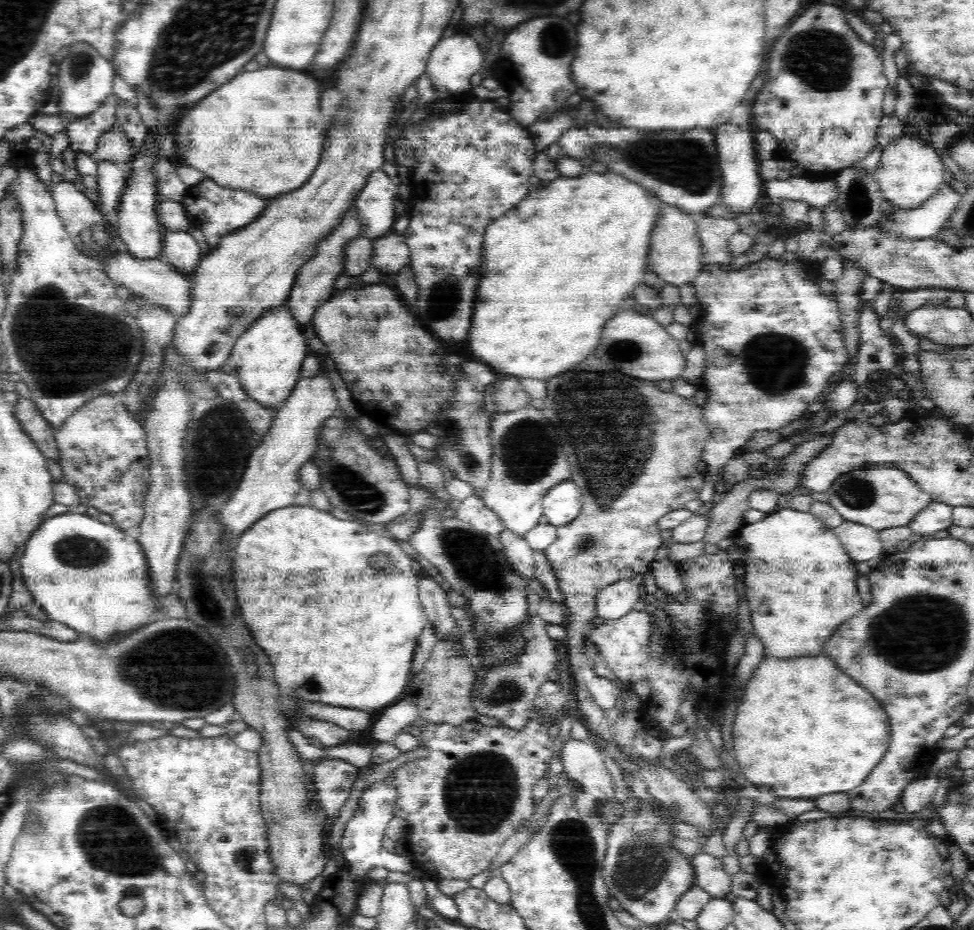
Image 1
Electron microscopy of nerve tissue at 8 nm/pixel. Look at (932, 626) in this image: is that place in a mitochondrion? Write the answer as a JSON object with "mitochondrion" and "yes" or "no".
{"mitochondrion":"yes"}

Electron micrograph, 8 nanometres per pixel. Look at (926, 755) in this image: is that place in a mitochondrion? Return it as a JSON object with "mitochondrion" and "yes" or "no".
{"mitochondrion":"no"}

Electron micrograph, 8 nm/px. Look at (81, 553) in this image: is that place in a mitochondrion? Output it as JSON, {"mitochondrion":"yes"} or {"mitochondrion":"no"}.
{"mitochondrion":"yes"}

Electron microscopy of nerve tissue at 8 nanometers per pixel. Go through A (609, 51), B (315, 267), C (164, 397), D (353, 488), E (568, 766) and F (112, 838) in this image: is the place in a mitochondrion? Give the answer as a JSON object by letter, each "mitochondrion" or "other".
{"A":"other","B":"mitochondrion","C":"other","D":"mitochondrion","E":"other","F":"mitochondrion"}

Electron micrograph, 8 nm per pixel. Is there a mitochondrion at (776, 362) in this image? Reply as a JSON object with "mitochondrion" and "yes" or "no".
{"mitochondrion":"yes"}

